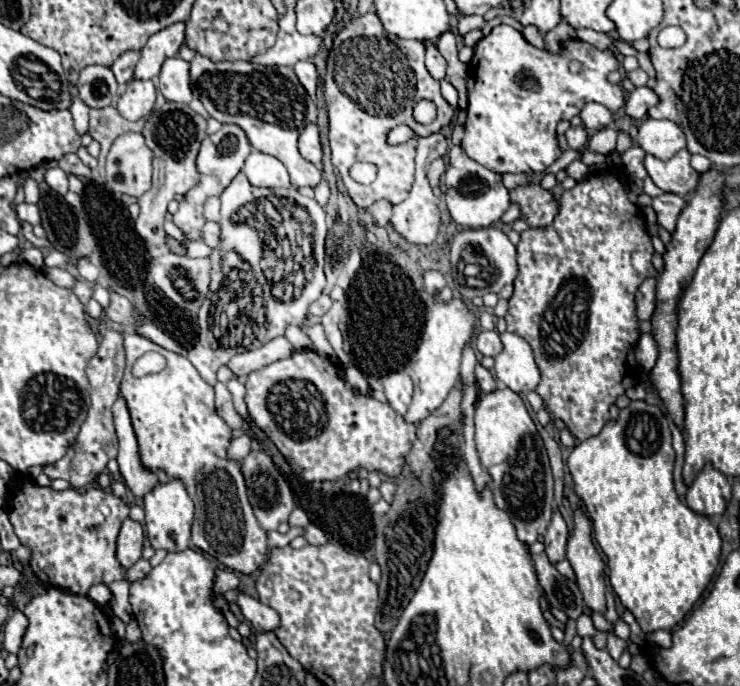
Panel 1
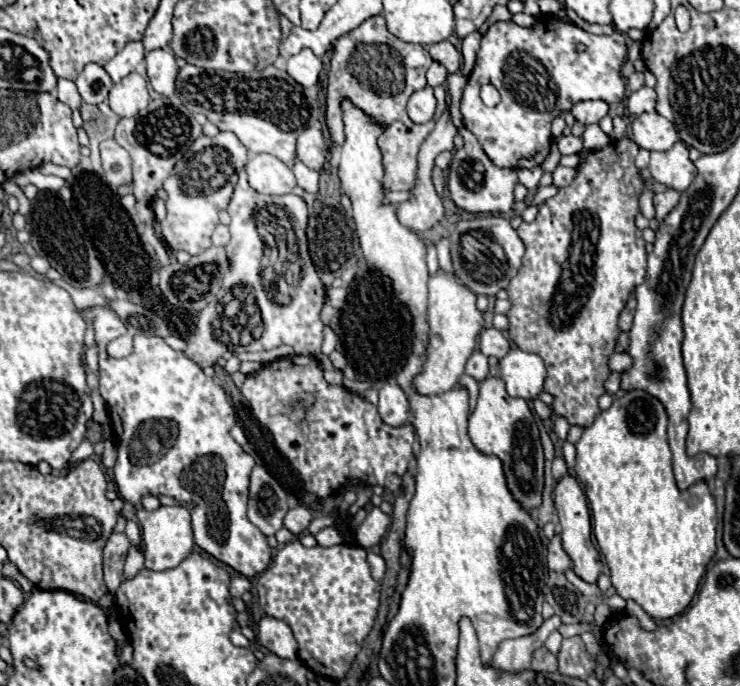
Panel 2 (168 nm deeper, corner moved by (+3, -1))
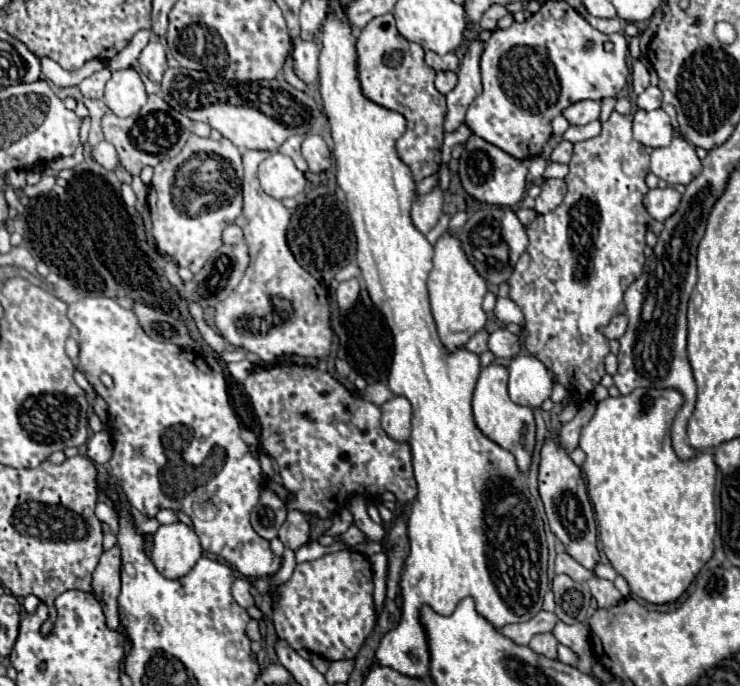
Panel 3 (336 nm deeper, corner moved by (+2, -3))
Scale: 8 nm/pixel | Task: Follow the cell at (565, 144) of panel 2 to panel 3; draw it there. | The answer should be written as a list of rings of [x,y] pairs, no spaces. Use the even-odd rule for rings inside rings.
[[[561,141],[561,143],[553,149],[553,153],[551,153],[551,161],[569,163],[569,161],[571,161],[571,155],[573,155],[573,143]]]

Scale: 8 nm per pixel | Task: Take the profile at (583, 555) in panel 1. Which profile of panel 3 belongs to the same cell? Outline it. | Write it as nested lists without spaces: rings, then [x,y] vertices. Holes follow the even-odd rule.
[[[547,437],[541,449],[539,493],[545,505],[545,515],[549,519],[551,531],[565,545],[567,553],[575,561],[579,561],[585,569],[593,571],[595,565],[599,563],[599,551],[597,551],[597,533],[595,533],[595,513],[587,497],[587,487],[581,477],[581,469],[569,459],[567,451],[551,437]]]

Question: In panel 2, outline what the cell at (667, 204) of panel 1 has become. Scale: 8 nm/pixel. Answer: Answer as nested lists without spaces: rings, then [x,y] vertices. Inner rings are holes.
[[[666,189],[662,193],[654,195],[654,209],[656,209],[656,219],[662,221],[678,203],[680,193],[676,189]]]

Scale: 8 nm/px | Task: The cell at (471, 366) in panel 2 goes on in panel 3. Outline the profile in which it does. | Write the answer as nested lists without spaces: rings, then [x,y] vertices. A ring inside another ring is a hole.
[[[483,329],[483,331],[479,331],[477,335],[473,335],[473,337],[469,339],[469,343],[465,345],[465,349],[471,351],[471,353],[475,353],[475,355],[485,353],[485,351],[487,351],[487,331]]]

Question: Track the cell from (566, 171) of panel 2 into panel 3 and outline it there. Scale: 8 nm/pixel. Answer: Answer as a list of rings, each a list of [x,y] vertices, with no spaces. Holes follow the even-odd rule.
[[[547,179],[541,187],[541,195],[535,199],[537,201],[535,211],[537,213],[553,211],[563,201],[565,193],[567,193],[567,185],[563,179]]]

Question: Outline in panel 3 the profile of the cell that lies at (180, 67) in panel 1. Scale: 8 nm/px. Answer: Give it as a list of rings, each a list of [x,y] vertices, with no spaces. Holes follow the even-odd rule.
[[[151,39],[151,41],[147,43],[147,47],[141,51],[139,65],[141,65],[141,71],[143,71],[153,83],[161,83],[163,73],[167,71],[167,51],[165,51],[165,47],[159,43],[159,39]]]

